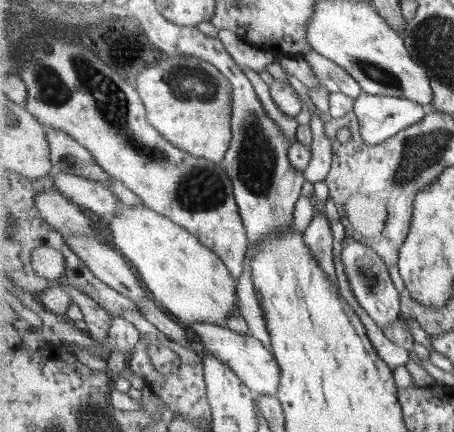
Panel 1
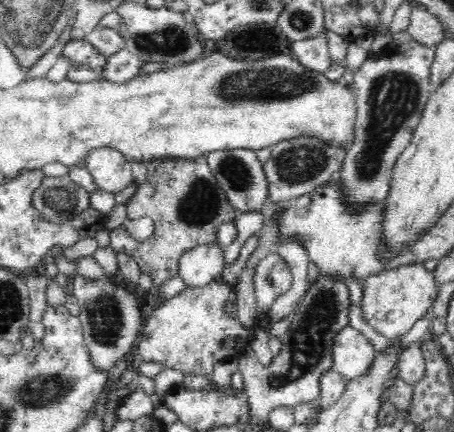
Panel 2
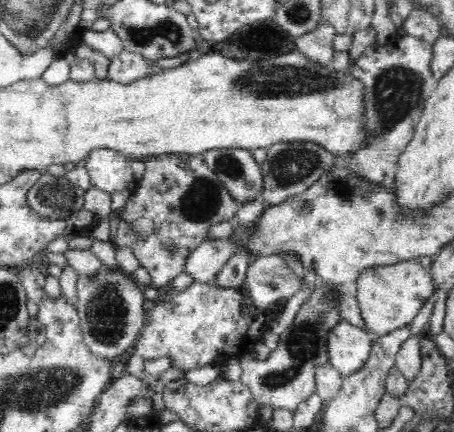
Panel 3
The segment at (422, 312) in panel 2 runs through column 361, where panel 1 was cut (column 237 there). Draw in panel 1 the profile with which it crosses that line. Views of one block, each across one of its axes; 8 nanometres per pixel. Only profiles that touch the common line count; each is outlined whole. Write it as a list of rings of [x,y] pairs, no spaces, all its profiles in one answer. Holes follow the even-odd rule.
[[[141,204],[135,208],[122,206],[121,211],[117,211],[115,217],[109,219],[108,228],[111,230],[115,248],[131,263],[149,296],[182,323],[204,322],[204,324],[225,326],[225,320],[233,315],[233,309],[235,307],[238,309],[237,296],[235,296],[237,279],[231,276],[225,262],[213,249],[203,244],[186,228],[175,224],[175,221]]]

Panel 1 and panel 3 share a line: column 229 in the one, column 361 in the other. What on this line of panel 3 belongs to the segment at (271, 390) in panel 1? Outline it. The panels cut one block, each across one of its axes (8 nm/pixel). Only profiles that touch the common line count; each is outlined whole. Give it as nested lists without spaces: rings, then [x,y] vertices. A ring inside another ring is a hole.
[[[347,317],[326,334],[328,362],[342,377],[356,371],[370,356],[373,335],[357,325],[350,324]]]

